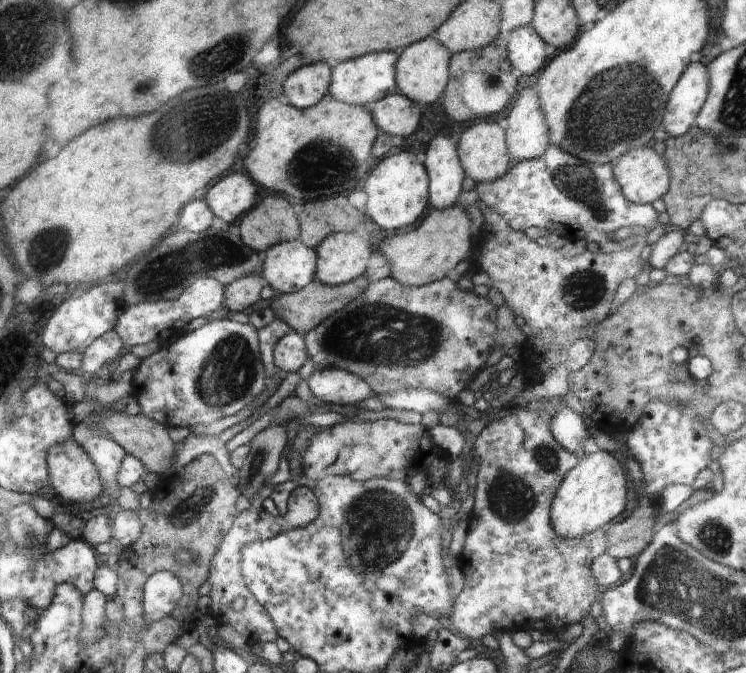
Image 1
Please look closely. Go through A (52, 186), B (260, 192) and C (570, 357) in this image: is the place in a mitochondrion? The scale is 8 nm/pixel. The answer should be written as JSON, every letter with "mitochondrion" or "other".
{"A":"other","B":"other","C":"other"}

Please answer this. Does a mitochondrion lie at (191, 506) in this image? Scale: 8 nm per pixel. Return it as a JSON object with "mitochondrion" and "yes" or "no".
{"mitochondrion":"yes"}

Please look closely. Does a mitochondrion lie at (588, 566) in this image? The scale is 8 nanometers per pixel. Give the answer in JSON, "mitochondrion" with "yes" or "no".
{"mitochondrion":"no"}

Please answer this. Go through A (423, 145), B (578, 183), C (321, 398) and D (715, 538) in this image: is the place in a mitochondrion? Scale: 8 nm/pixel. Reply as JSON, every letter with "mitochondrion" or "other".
{"A":"other","B":"mitochondrion","C":"other","D":"mitochondrion"}

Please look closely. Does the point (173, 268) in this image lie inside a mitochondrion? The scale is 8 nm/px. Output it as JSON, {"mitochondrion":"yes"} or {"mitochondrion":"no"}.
{"mitochondrion":"yes"}

